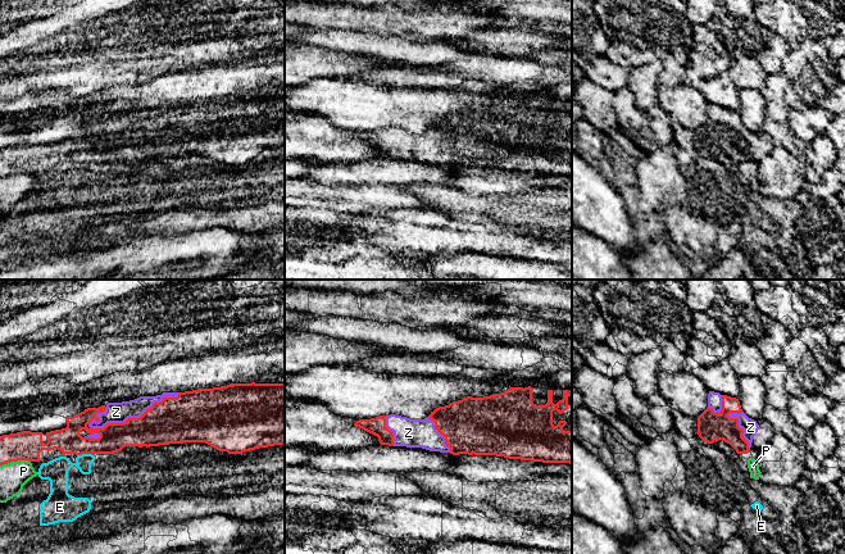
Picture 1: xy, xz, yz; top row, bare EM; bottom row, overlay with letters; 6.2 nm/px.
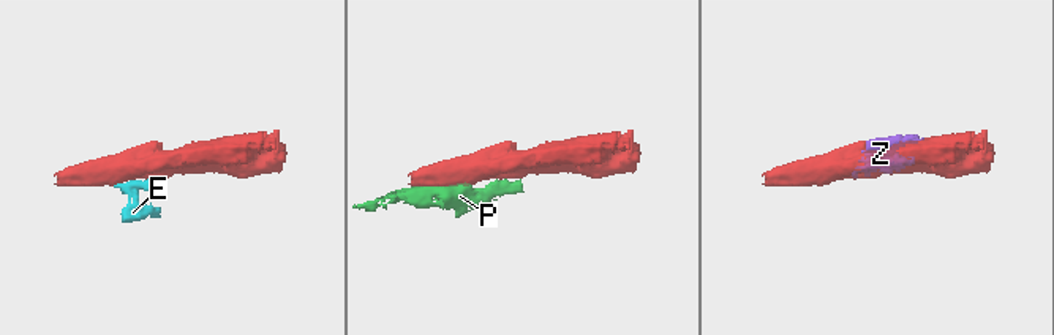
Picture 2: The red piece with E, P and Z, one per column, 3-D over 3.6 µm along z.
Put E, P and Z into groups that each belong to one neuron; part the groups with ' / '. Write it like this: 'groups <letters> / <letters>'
groups E / P / Z

